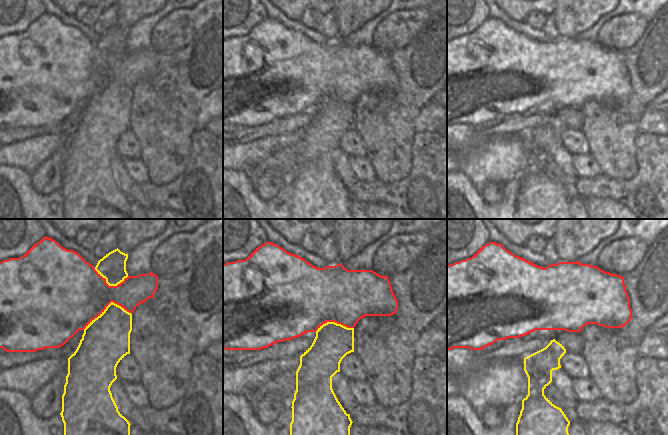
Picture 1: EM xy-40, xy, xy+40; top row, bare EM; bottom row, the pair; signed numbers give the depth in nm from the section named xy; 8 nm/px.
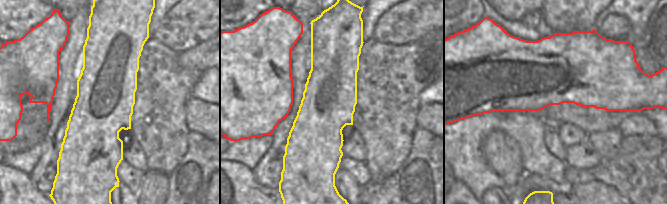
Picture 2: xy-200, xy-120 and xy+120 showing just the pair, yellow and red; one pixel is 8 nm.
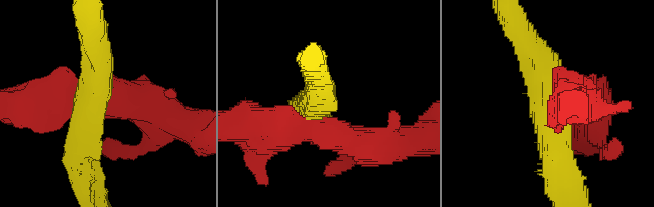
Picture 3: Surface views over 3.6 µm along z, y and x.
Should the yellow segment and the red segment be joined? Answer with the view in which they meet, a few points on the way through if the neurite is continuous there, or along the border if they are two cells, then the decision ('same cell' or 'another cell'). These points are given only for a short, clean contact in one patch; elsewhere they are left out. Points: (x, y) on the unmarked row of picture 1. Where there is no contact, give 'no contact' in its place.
xy-40 | another cell

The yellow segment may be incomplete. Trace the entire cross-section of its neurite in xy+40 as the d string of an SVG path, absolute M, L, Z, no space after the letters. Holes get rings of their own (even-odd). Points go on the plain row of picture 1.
M553 115L545 124L524 134L528 171L522 176L522 185L516 199L516 219L572 219L568 209L570 197L562 185L544 171L544 165L552 158L552 147L561 144L560 135L565 129L564 122Z

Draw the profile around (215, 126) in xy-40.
M223 116L211 120L206 125L205 130L211 132L215 136L223 138Z

